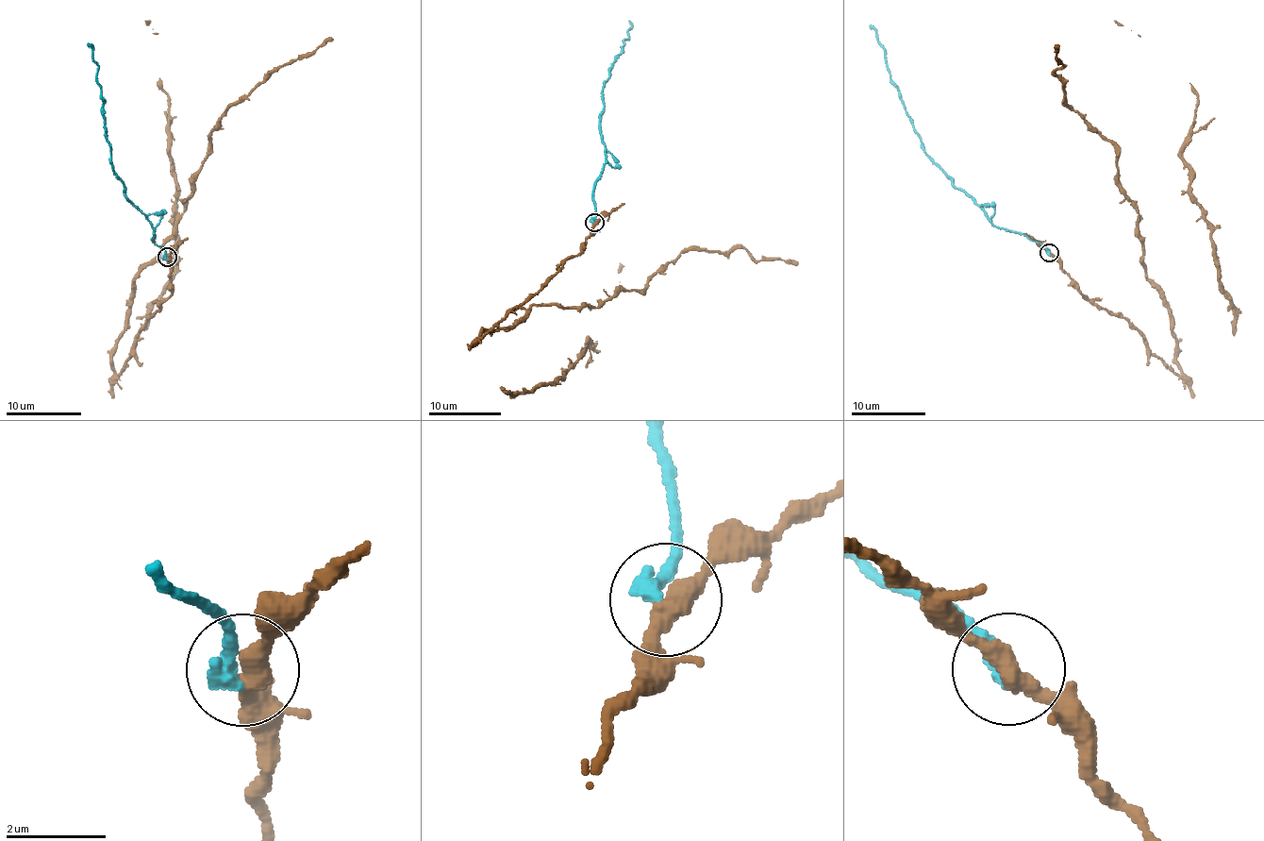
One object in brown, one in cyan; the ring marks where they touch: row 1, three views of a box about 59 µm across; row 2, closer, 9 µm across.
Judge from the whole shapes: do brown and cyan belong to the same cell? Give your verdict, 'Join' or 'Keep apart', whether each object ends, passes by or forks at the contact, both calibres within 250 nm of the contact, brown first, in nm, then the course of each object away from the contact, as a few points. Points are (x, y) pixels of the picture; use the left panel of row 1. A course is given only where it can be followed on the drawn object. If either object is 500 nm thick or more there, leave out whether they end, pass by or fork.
Keep apart. At the ring brown passes by. At the ring cyan ends. Thickness 380 nm (brown) against 340 nm. Course of brown: (168, 257), (172, 293), (117, 375), (112, 348), (133, 280), (183, 211), (207, 136), (271, 75), (332, 38). Course of cyan: (166, 257), (151, 240), (151, 223), (126, 196), (112, 164), (102, 87), (97, 83), (98, 65), (86, 43)

